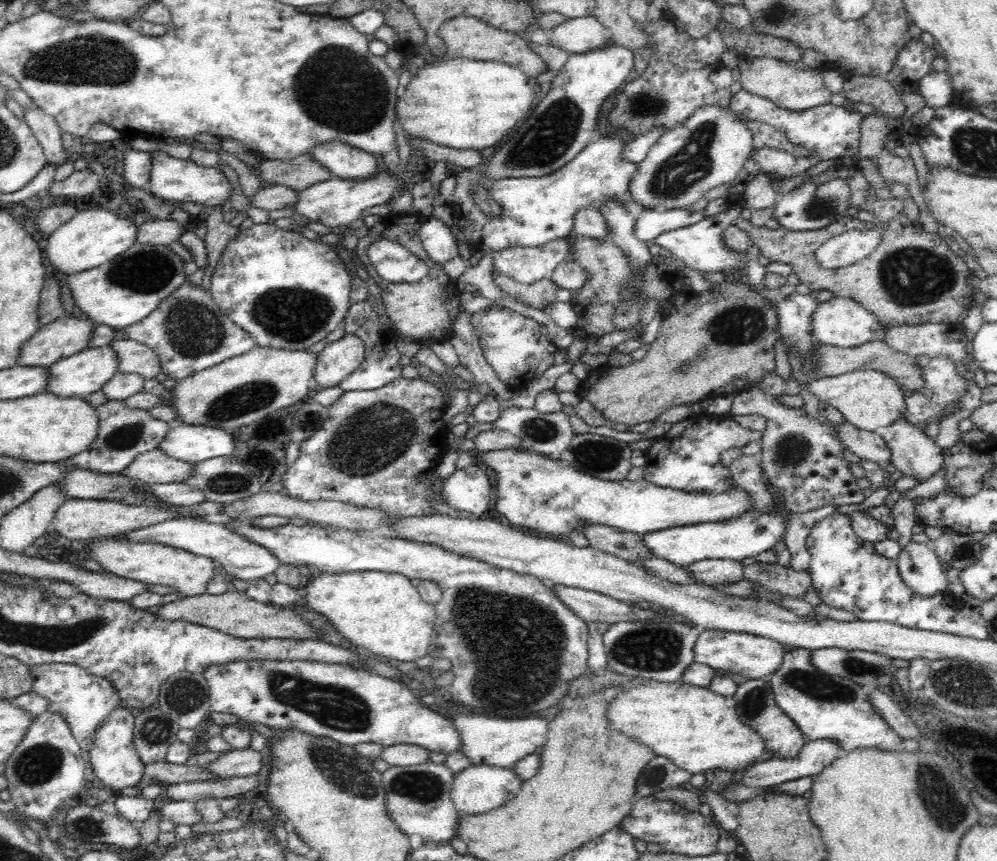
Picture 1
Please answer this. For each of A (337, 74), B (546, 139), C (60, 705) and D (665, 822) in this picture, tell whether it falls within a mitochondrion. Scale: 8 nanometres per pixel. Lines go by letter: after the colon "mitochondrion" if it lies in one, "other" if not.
A: mitochondrion
B: mitochondrion
C: other
D: other

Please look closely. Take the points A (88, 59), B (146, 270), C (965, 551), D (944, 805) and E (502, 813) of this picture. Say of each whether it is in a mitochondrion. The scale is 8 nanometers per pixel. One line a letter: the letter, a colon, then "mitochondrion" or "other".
A: mitochondrion
B: mitochondrion
C: mitochondrion
D: mitochondrion
E: other

